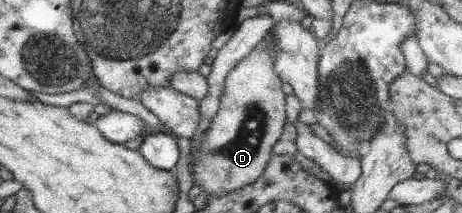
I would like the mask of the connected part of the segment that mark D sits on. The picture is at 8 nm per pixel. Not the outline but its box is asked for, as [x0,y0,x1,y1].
[190,34,286,197]

